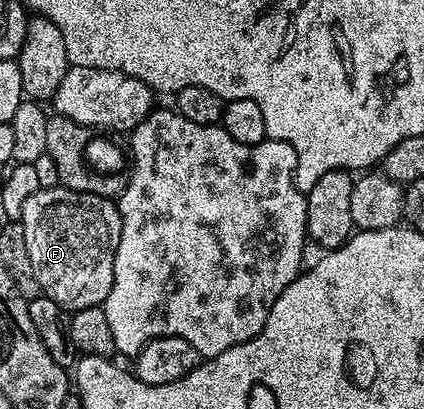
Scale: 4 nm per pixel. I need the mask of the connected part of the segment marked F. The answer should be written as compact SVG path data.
M61 186L56 188L39 188L36 194L32 194L32 198L28 198L28 202L24 202L24 210L22 211L20 222L24 226L24 238L28 245L28 258L32 258L32 270L36 270L36 282L40 282L45 296L52 298L62 309L70 314L85 308L96 308L105 305L108 298L108 290L112 290L114 259L116 258L116 250L120 242L120 230L122 229L122 219L118 213L118 205L113 199L97 196L96 194L88 194L87 192L77 192L71 188L63 188Z

